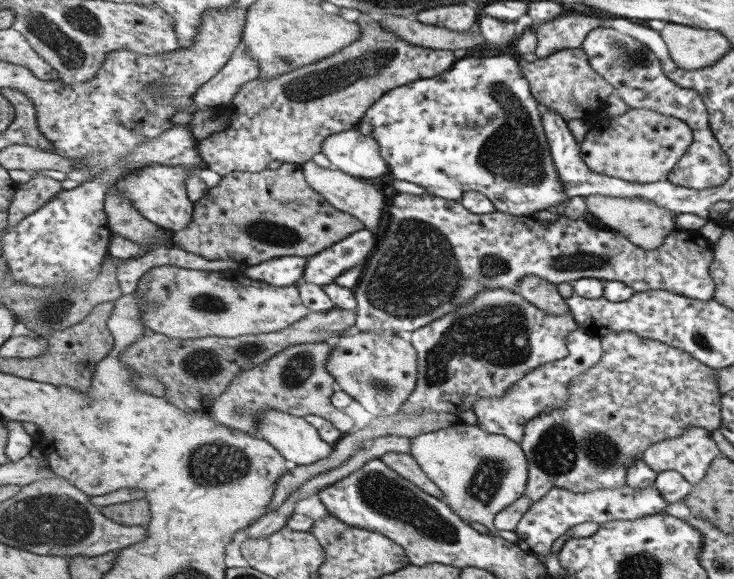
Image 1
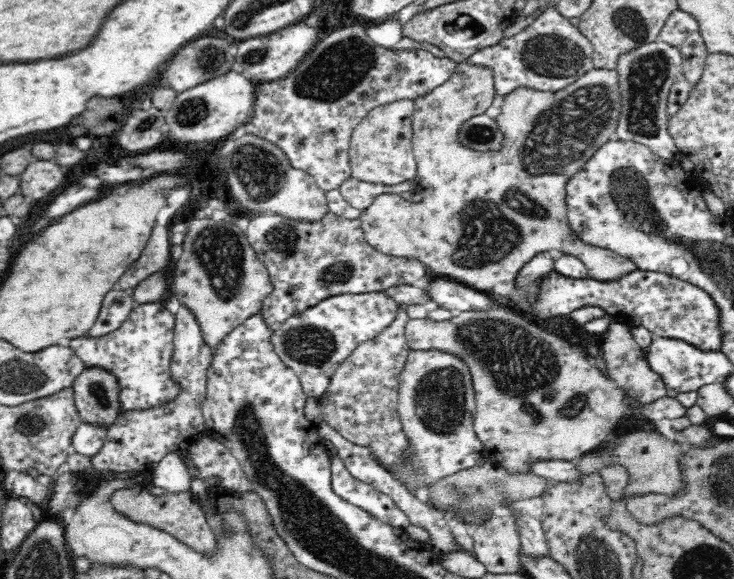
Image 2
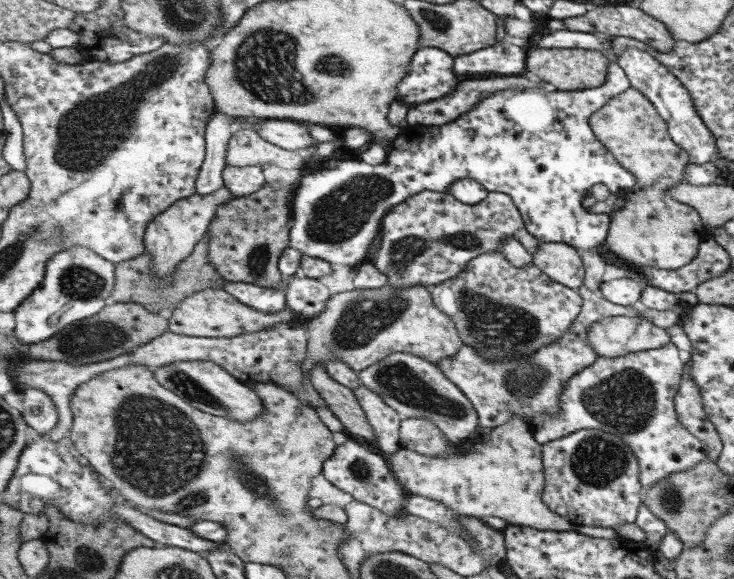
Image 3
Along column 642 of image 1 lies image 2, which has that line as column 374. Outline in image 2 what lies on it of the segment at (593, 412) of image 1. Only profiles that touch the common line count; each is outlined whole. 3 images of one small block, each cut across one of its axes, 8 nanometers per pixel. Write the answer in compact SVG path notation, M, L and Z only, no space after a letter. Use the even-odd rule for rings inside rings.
M398 303L397 317L376 338L356 347L331 376L326 392L317 398L322 420L349 442L368 448L386 469L396 468L408 460L409 456L409 440L398 415L397 402L401 372L411 349L405 337L406 323L410 319L407 305Z

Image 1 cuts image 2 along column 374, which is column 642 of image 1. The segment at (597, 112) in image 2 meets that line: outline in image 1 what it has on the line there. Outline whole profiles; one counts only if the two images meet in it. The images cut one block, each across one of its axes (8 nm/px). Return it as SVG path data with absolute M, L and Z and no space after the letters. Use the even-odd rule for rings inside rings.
M592 194L588 197L570 196L567 202L567 210L565 210L563 216L575 221L582 218L586 211L591 212L593 217L598 219L605 227L608 227L608 230L624 234L625 238L633 243L633 246L639 246L643 250L657 249L662 241L666 240L666 236L676 230L675 224L673 224L677 215L676 212L637 197L623 198L607 195L599 196L599 194Z

